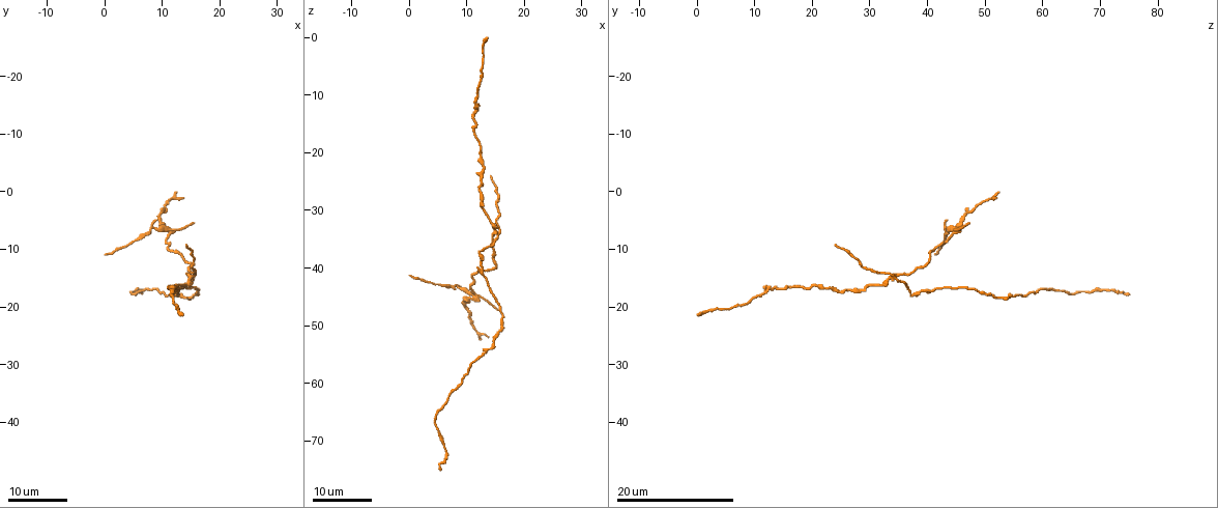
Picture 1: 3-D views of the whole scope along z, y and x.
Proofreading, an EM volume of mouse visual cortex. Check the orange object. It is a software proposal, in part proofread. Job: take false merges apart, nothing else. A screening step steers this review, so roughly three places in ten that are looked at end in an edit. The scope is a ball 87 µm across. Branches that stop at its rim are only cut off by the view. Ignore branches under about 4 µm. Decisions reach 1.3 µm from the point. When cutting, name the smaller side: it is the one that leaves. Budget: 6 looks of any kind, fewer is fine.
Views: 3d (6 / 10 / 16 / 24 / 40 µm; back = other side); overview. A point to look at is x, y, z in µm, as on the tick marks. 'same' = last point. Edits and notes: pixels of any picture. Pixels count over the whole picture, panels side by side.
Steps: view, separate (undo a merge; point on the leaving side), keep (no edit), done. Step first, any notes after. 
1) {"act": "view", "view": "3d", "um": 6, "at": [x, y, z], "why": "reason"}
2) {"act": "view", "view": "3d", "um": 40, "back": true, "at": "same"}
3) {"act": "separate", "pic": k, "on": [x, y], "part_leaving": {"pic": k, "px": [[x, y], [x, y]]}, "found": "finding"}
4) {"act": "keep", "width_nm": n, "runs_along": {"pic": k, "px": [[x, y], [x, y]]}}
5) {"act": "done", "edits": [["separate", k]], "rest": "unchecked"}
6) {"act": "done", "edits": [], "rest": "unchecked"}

{"act": "view", "view": "3d", "um": 16, "at": [11.5, 6.0, 45.0], "why": "looks like a crossing"}

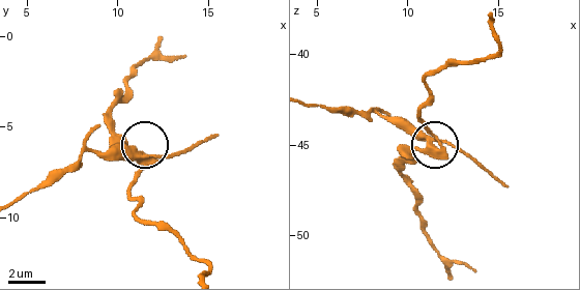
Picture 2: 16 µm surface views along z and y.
{"act": "view", "view": "3d", "um": 10, "at": [11.2, 6.5, 45.0]}

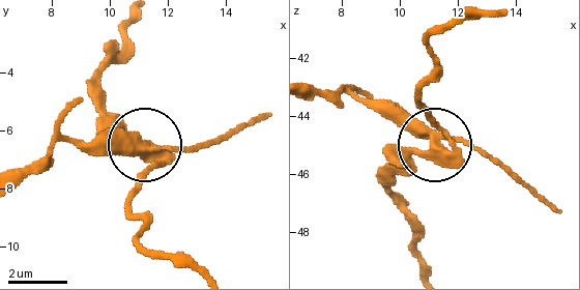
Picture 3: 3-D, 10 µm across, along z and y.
{"act": "separate", "pic": 3, "on": [108, 154], "width_nm": 380, "part_leaving": {"pic": 3, "px": [[144, 145], [57, 141], [20, 168]]}, "found": "two neurons meet here"}

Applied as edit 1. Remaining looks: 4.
{"act": "view", "view": "overview"}

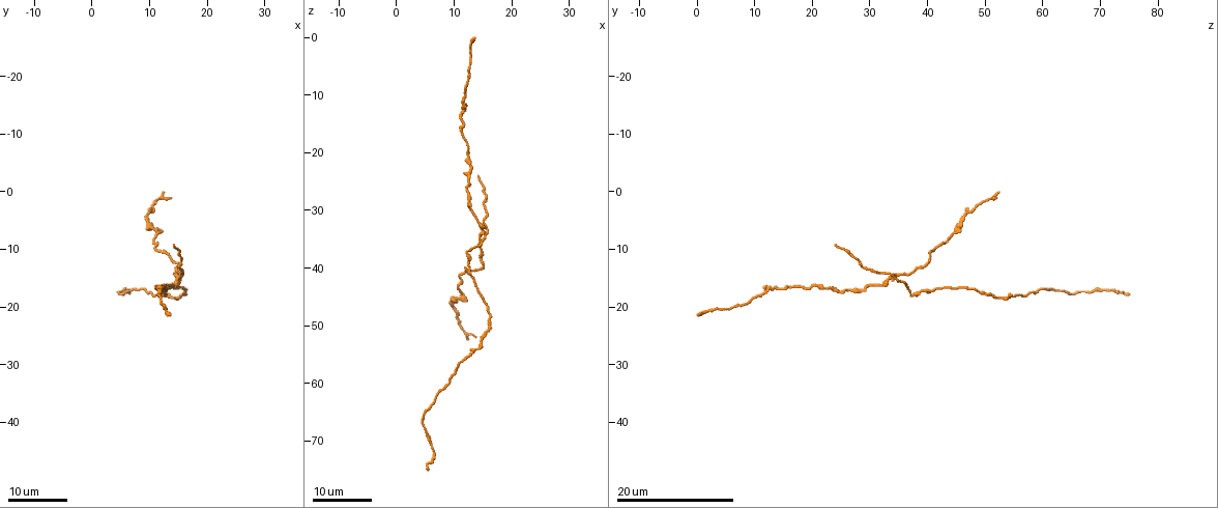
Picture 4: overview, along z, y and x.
{"act": "view", "view": "3d", "um": 16, "at": [15.0, 14.5, 34.0], "why": "looks like a crossing"}

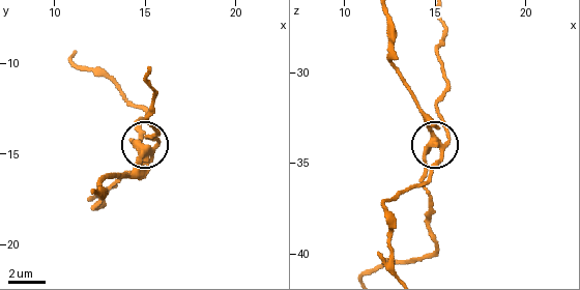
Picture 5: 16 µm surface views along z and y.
{"act": "view", "view": "3d", "um": 10, "at": [14.8, 14.7, 34.1], "why": "zoom in"}

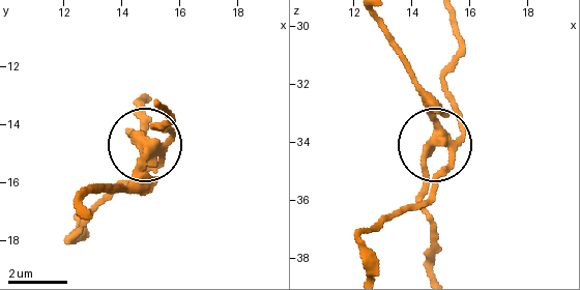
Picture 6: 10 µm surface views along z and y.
{"act": "separate", "pic": 6, "on": [434, 178], "found": "two neurons meet here"}

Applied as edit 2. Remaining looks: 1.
{"act": "done", "edits": [["separate", 3], ["separate", 6]], "rest": "unchecked"}

